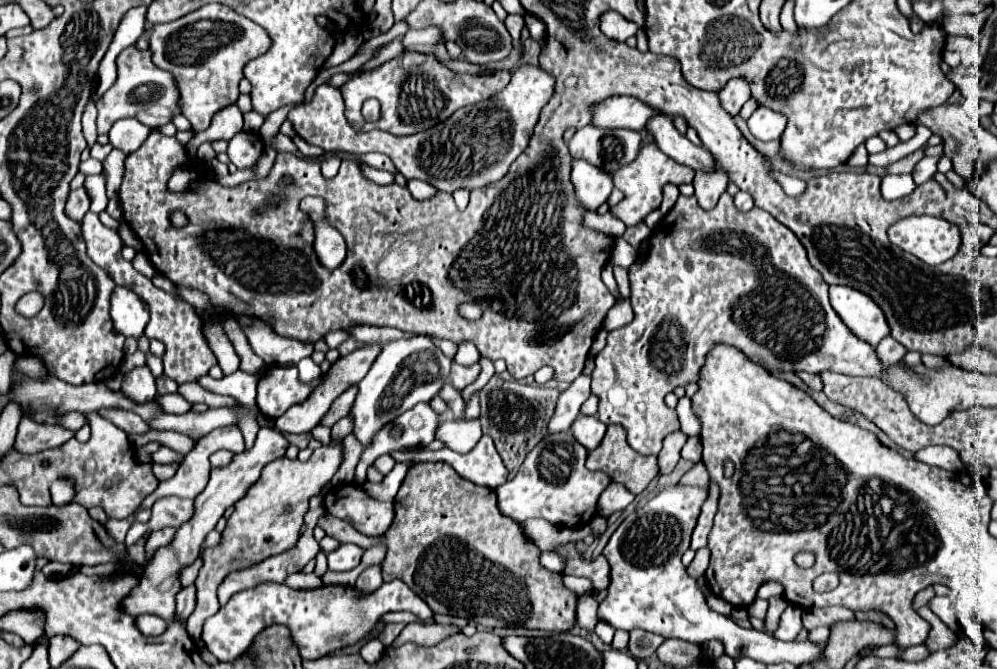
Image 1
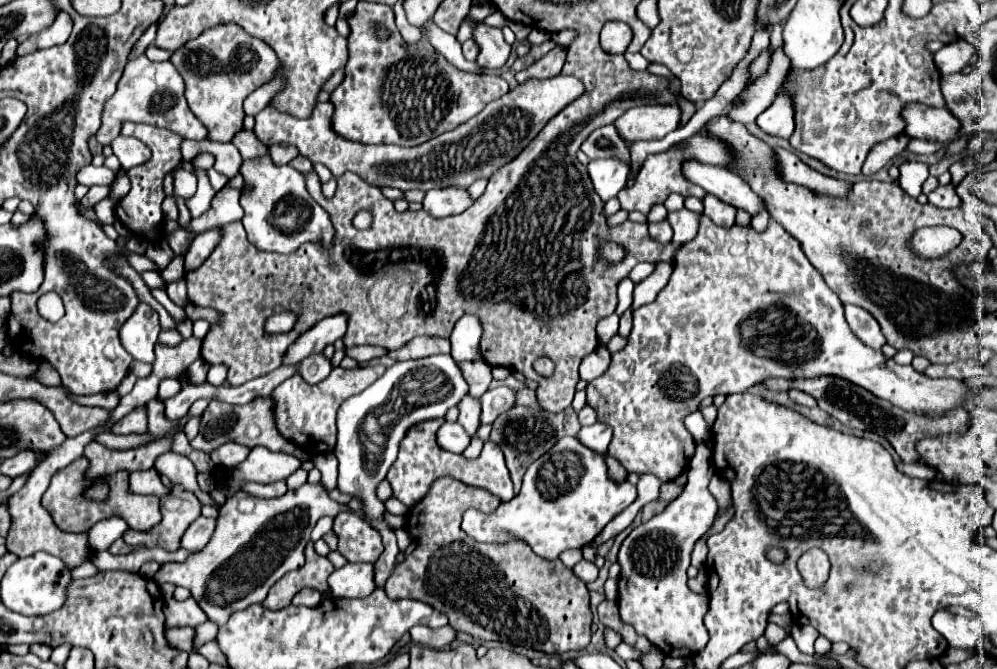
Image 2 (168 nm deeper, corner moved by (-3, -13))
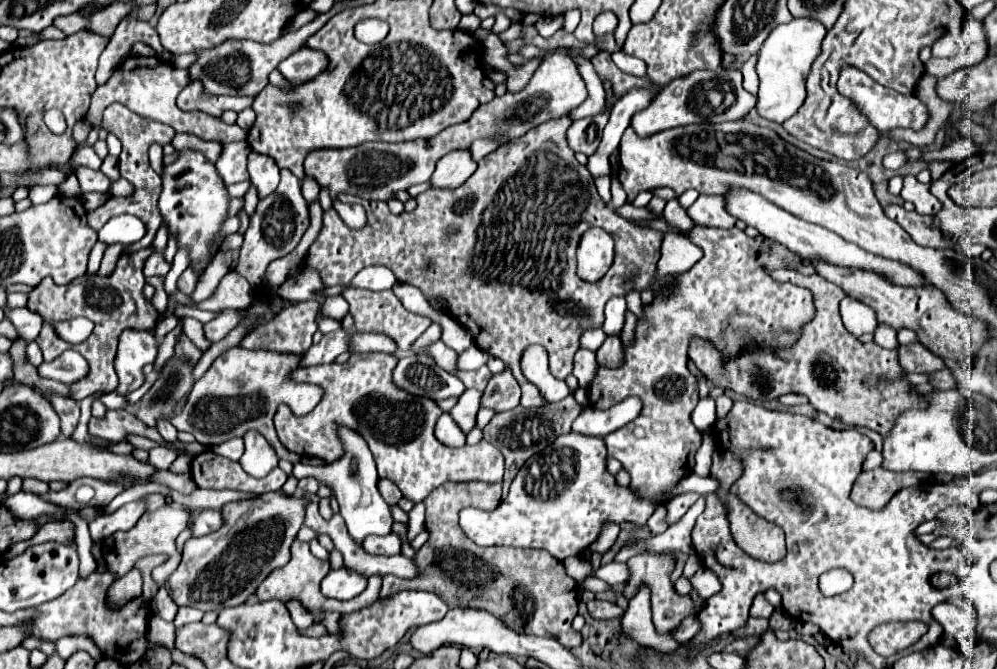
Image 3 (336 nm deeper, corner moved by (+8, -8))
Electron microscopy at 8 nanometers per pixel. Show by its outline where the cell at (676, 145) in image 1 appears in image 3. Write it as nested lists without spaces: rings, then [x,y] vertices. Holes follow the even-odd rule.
[[[733,188],[727,194],[723,194],[723,198],[725,198],[729,214],[733,214],[737,220],[743,220],[747,226],[757,228],[763,236],[767,236],[771,240],[777,240],[783,246],[787,246],[789,250],[797,252],[805,262],[811,260],[811,258],[823,258],[823,260],[827,260],[831,264],[837,264],[837,266],[855,266],[855,268],[863,268],[863,270],[873,270],[873,272],[879,272],[885,278],[889,278],[893,284],[901,284],[901,286],[921,286],[921,284],[927,282],[921,274],[917,274],[909,266],[905,266],[901,262],[881,258],[881,256],[875,256],[875,254],[869,254],[869,252],[861,250],[859,246],[841,240],[837,234],[825,230],[823,226],[817,226],[817,224],[805,222],[801,218],[795,218],[793,214],[789,214],[783,208],[769,202],[767,198],[761,198],[761,194],[753,194],[751,190]]]

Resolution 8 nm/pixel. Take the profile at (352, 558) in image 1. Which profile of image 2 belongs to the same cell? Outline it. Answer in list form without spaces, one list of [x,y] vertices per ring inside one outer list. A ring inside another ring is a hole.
[[[348,563],[342,569],[336,569],[328,577],[328,585],[332,589],[332,597],[354,599],[368,597],[374,589],[374,565],[368,563]]]

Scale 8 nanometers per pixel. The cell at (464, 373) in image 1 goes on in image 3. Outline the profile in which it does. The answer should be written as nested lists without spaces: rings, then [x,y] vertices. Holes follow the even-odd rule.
[[[441,340],[435,342],[435,344],[431,344],[425,352],[431,354],[431,356],[435,358],[435,362],[437,362],[443,370],[447,370],[449,374],[459,374],[459,370],[457,370],[457,352],[451,350],[451,348],[447,348]]]

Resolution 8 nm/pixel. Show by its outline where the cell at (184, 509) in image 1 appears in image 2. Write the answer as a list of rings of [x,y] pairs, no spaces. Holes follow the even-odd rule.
[[[198,517],[186,531],[186,535],[182,535],[182,547],[188,551],[200,551],[202,547],[208,545],[208,541],[212,539],[212,533],[216,529],[216,519],[208,519],[208,517]]]

